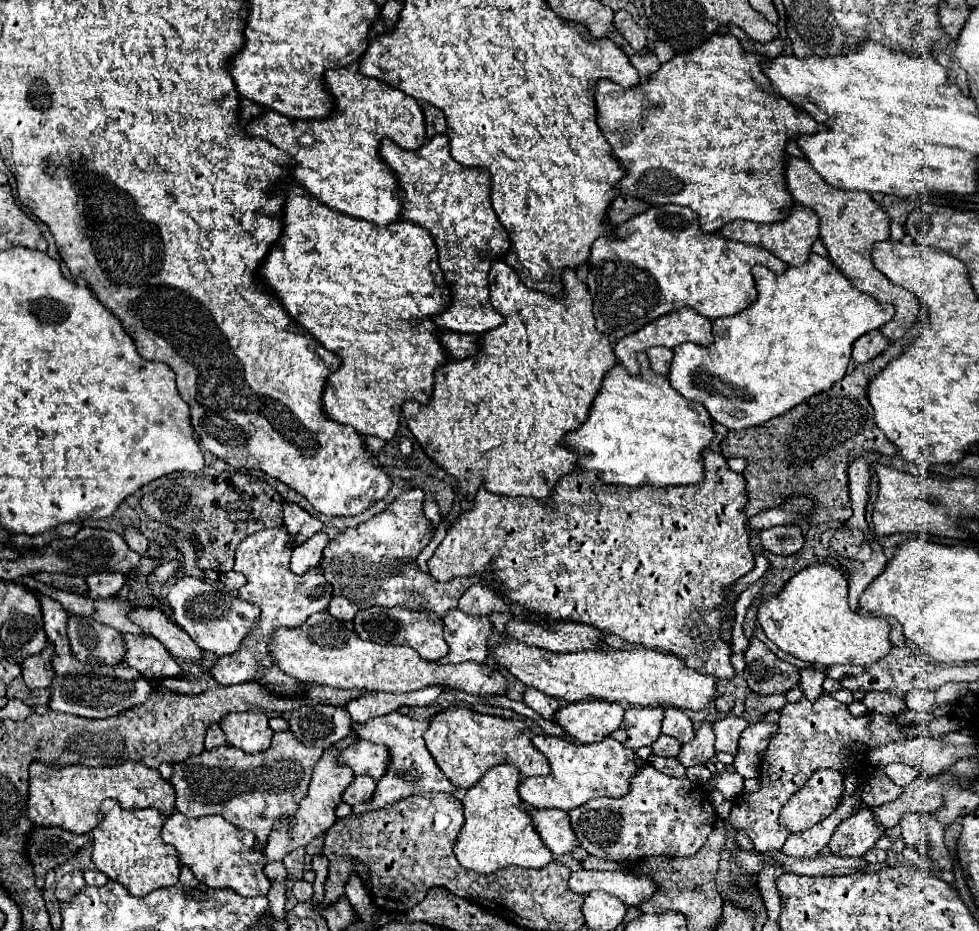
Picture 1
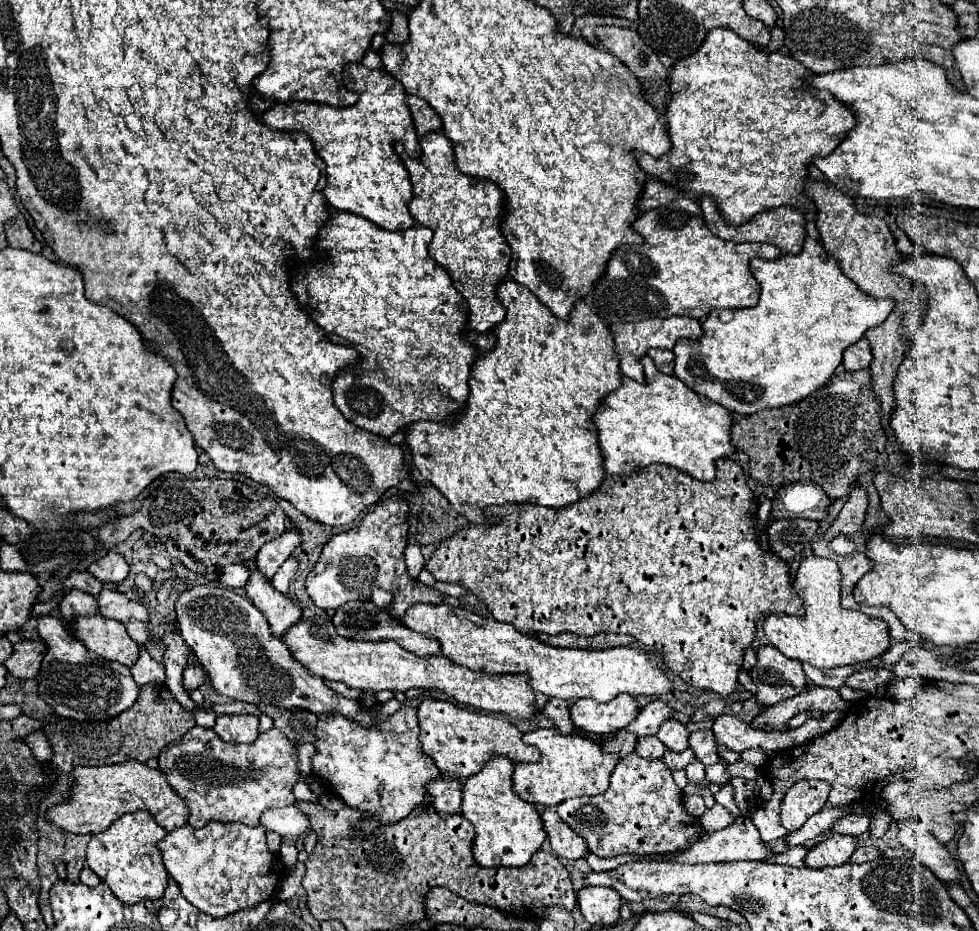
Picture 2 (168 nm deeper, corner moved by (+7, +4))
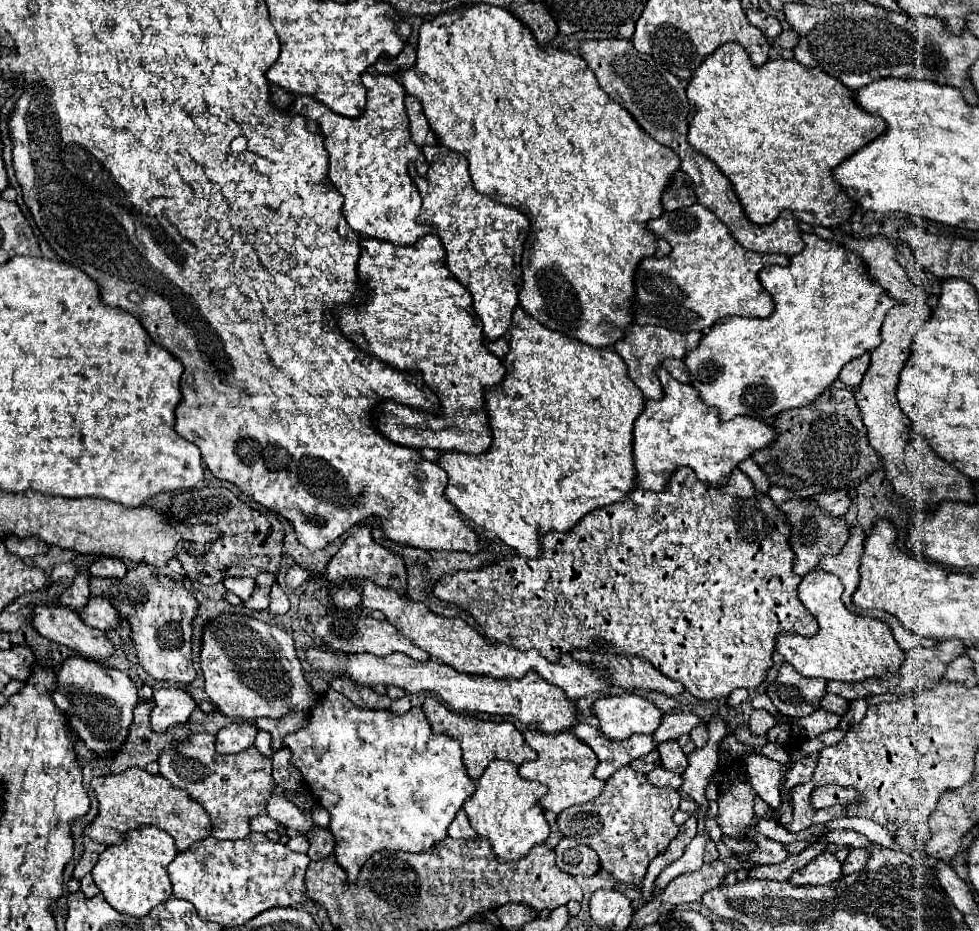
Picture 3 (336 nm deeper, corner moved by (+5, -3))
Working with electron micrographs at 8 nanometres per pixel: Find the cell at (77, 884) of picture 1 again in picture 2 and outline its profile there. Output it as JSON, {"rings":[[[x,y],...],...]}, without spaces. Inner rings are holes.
{"rings":[[[76,858],[76,860],[70,860],[66,864],[66,872],[68,872],[68,882],[78,882],[78,874],[80,870],[84,868],[84,860],[82,858]]]}

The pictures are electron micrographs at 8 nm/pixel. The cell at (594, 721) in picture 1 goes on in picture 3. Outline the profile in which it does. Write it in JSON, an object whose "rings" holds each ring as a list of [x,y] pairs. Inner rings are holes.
{"rings":[[[634,693],[600,697],[592,711],[600,721],[600,731],[614,741],[624,741],[634,733],[654,733],[662,719],[662,711],[652,701]]]}

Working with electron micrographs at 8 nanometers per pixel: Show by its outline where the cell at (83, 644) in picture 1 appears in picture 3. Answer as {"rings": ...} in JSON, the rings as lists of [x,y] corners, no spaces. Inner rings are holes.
{"rings":[[[82,569],[78,573],[78,577],[74,579],[74,583],[60,597],[60,605],[68,607],[70,611],[80,611],[80,607],[86,607],[88,599],[90,599],[90,593],[88,593],[88,571]]]}

